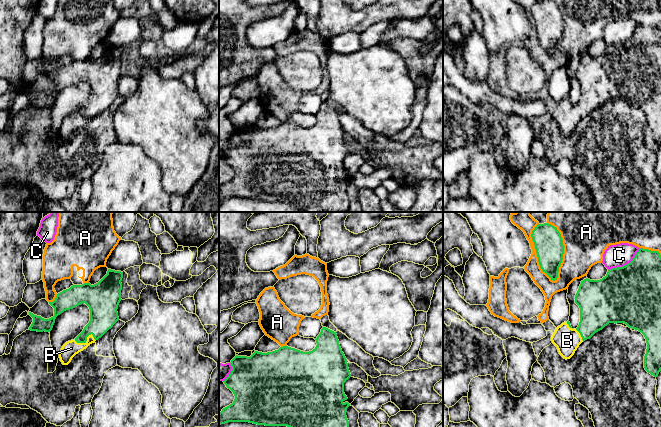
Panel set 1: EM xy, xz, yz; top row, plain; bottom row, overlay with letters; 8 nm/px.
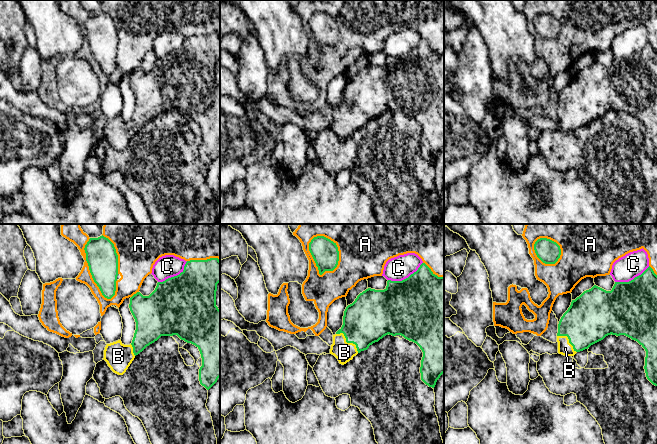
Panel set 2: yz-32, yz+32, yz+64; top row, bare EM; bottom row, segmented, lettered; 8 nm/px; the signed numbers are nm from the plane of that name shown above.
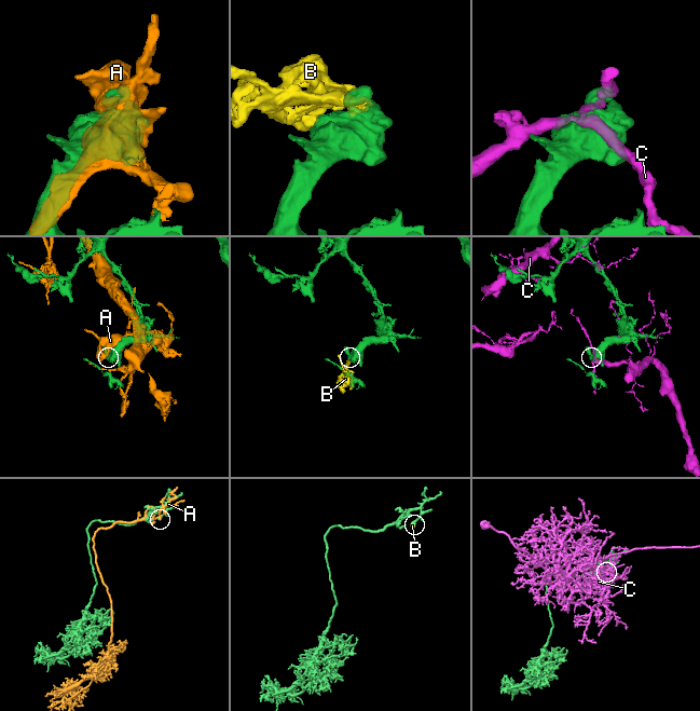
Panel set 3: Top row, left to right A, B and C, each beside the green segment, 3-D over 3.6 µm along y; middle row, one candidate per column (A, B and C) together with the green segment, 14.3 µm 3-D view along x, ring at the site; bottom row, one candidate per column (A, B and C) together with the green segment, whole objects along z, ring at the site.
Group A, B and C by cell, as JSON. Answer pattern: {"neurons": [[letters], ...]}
{"neurons": [["A"], ["B"], ["C"]]}

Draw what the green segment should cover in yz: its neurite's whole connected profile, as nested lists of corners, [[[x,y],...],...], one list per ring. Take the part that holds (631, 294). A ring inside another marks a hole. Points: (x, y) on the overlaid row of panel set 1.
[[[640,248],[630,263],[608,270],[602,279],[584,279],[575,303],[580,308],[578,327],[573,329],[568,320],[558,326],[551,337],[564,359],[570,359],[583,341],[609,323],[624,323],[644,335],[647,343],[644,368],[654,377],[658,376],[661,371],[661,255],[658,251]]]

